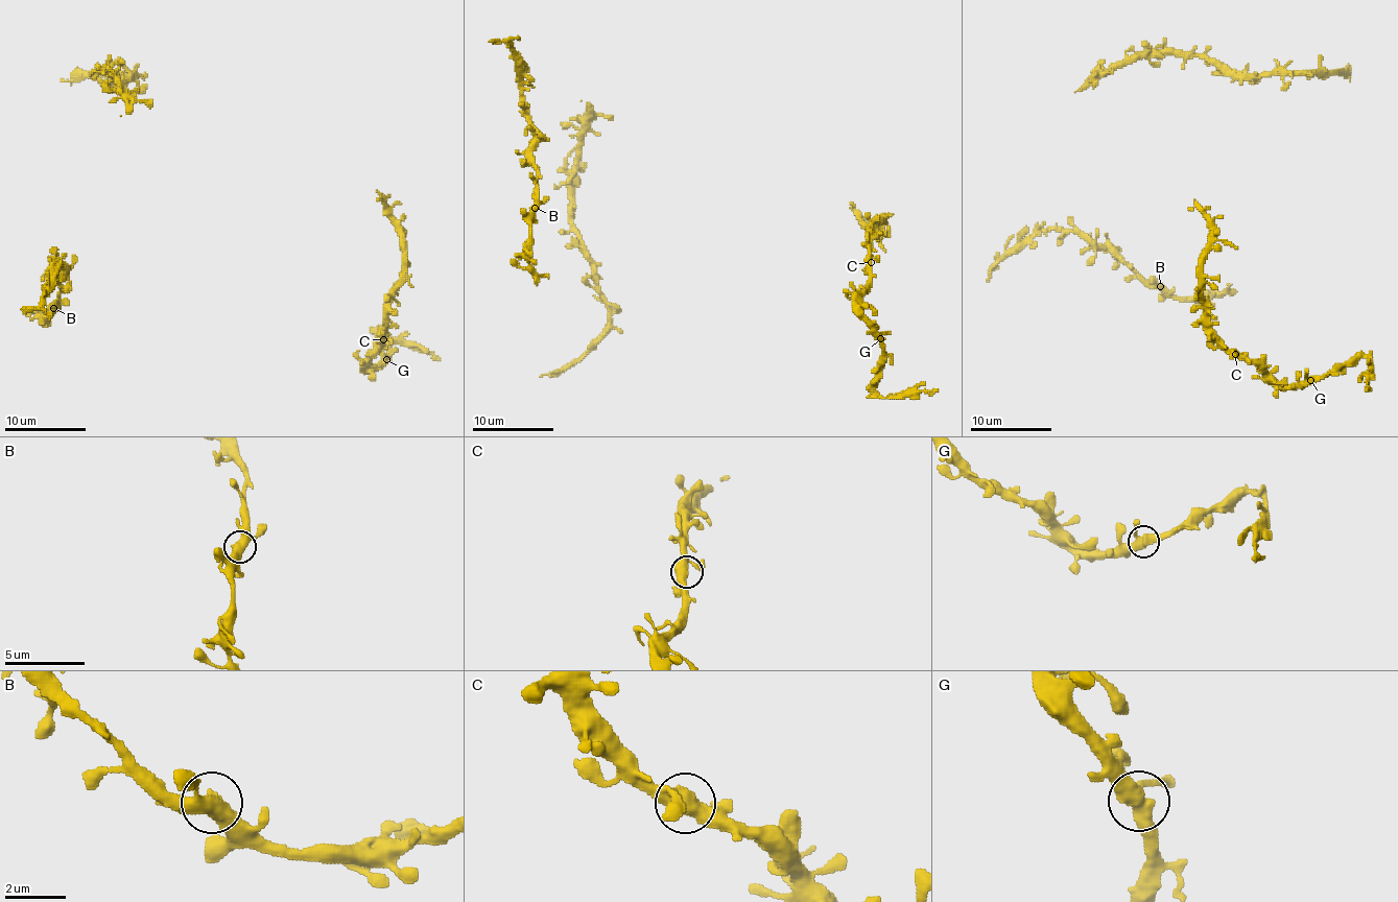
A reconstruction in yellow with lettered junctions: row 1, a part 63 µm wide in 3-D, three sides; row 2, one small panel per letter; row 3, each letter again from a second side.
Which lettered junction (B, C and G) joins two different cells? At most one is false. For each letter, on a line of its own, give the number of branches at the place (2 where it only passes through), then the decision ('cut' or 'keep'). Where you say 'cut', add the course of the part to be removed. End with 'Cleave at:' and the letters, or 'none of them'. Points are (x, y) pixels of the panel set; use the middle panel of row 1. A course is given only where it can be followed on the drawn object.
B: branches 3; keep
C: branches 3; keep
G: branches 3; keep
Cleave at: none of them

